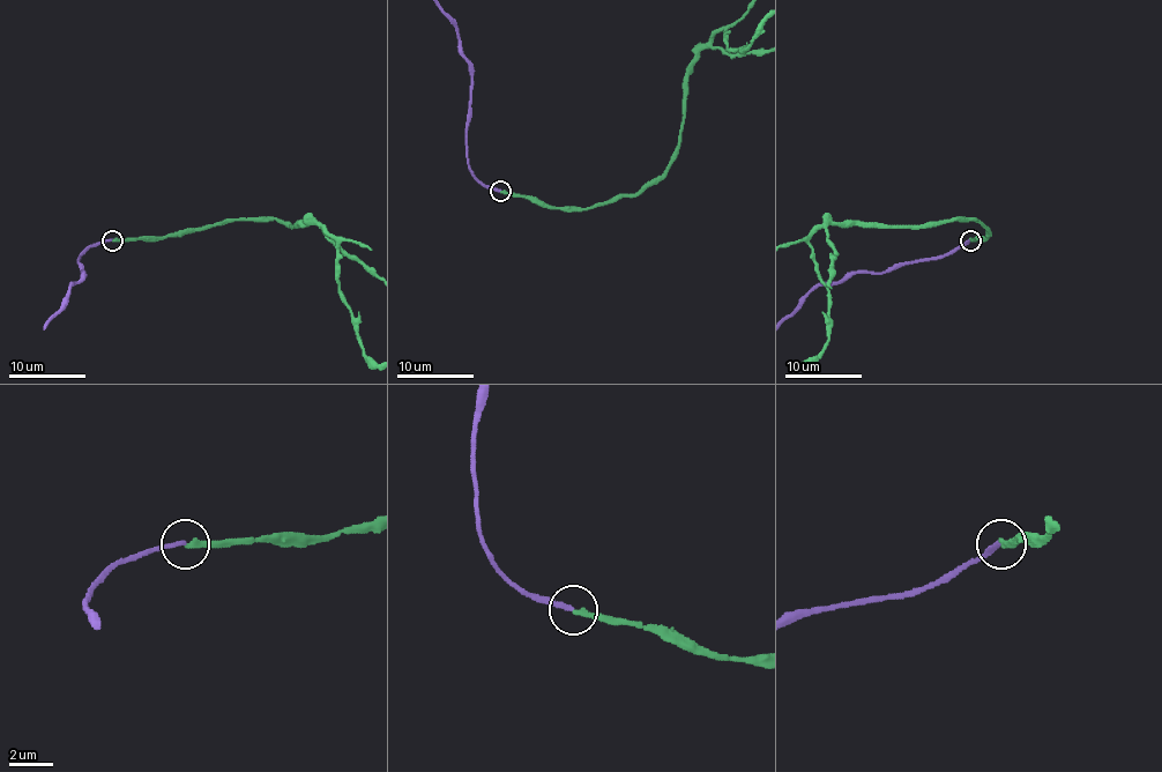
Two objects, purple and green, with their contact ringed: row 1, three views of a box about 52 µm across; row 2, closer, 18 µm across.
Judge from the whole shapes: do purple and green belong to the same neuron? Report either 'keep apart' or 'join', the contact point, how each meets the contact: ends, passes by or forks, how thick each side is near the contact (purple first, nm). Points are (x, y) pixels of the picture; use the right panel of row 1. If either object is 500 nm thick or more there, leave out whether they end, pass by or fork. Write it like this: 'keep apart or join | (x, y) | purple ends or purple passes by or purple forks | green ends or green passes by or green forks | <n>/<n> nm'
keep apart | (970, 240) | purple ends | green ends | 200/240 nm

